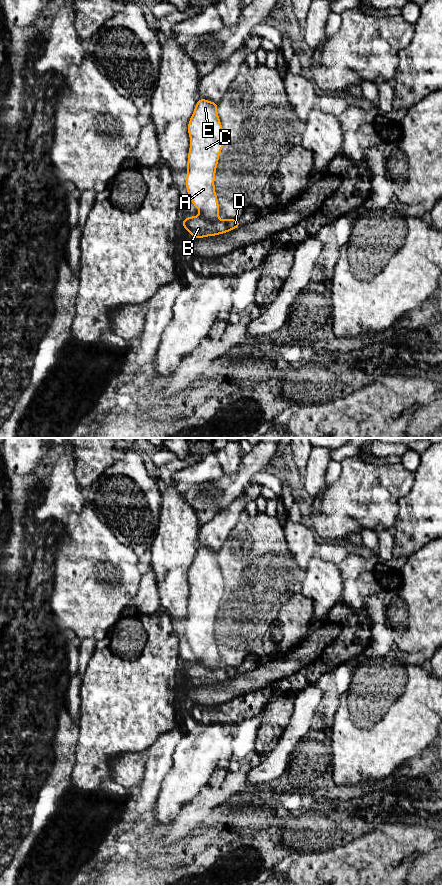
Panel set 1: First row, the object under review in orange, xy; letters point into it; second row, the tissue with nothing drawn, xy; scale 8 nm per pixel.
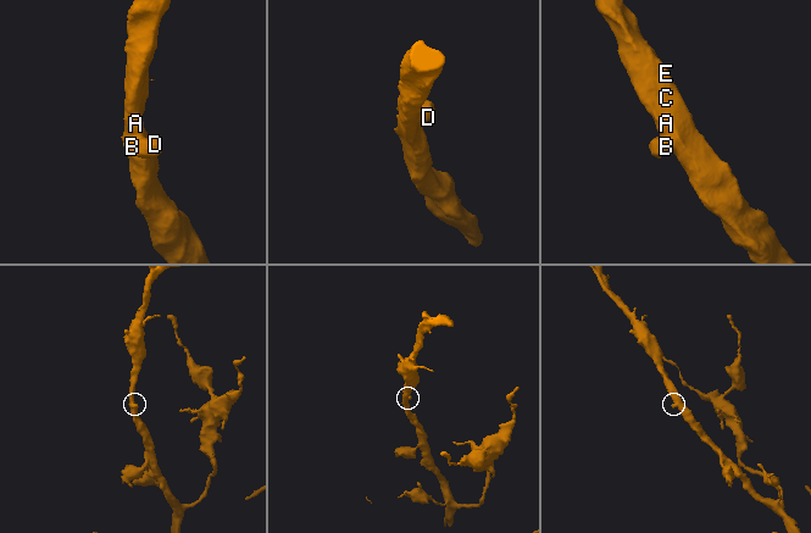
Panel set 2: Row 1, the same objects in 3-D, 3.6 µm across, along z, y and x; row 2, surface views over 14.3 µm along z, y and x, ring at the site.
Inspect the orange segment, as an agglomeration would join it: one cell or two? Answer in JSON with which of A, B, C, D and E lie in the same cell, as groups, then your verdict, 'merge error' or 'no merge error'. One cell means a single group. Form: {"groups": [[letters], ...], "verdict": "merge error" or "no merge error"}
{"groups": [["A", "C", "E"], ["B", "D"]], "verdict": "merge error"}

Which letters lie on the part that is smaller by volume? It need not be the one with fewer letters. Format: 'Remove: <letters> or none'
Remove: B, D

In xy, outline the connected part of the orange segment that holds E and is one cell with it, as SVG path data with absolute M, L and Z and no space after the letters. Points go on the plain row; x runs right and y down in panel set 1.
M199 546L194 560L188 570L190 595L186 613L186 636L193 653L199 658L201 665L208 669L219 668L219 650L215 641L215 620L222 596L225 594L225 580L218 561L218 551Z

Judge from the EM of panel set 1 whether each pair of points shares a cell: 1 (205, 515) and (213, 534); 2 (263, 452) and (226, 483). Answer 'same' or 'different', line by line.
1: different
2: same

